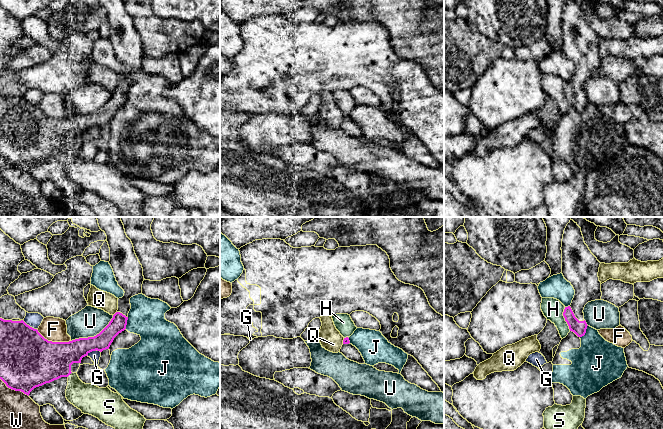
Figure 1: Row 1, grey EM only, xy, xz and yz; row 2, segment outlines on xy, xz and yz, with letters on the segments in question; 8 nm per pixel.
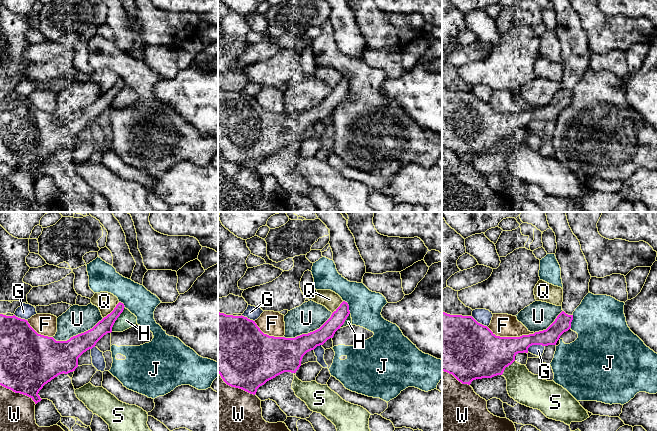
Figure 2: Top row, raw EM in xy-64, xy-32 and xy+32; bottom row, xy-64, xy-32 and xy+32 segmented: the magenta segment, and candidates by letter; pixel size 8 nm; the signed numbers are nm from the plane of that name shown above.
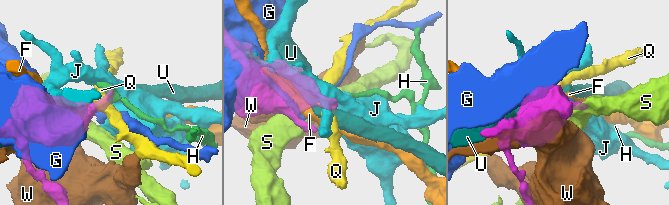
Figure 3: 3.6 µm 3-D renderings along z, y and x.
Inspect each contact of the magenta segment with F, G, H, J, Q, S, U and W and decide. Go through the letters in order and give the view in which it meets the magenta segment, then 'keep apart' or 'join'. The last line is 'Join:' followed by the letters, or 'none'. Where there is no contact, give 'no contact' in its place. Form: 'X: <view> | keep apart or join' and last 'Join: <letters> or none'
F: xy | keep apart
G: xy | keep apart
H: yz | keep apart
J: yz | keep apart
Q: xy | keep apart
S: xy | keep apart
U: xy | keep apart
W: xy | keep apart
Join: none

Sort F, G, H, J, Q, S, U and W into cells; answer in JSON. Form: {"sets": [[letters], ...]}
{"sets": [["F"], ["G"], ["H"], ["J"], ["Q"], ["S"], ["U"], ["W"]]}

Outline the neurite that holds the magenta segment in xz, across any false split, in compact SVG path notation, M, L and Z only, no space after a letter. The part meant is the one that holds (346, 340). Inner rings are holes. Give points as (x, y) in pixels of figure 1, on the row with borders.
M348 337L344 338L340 353L342 353L347 359L351 361L357 362L359 364L365 364L361 353L350 343Z

